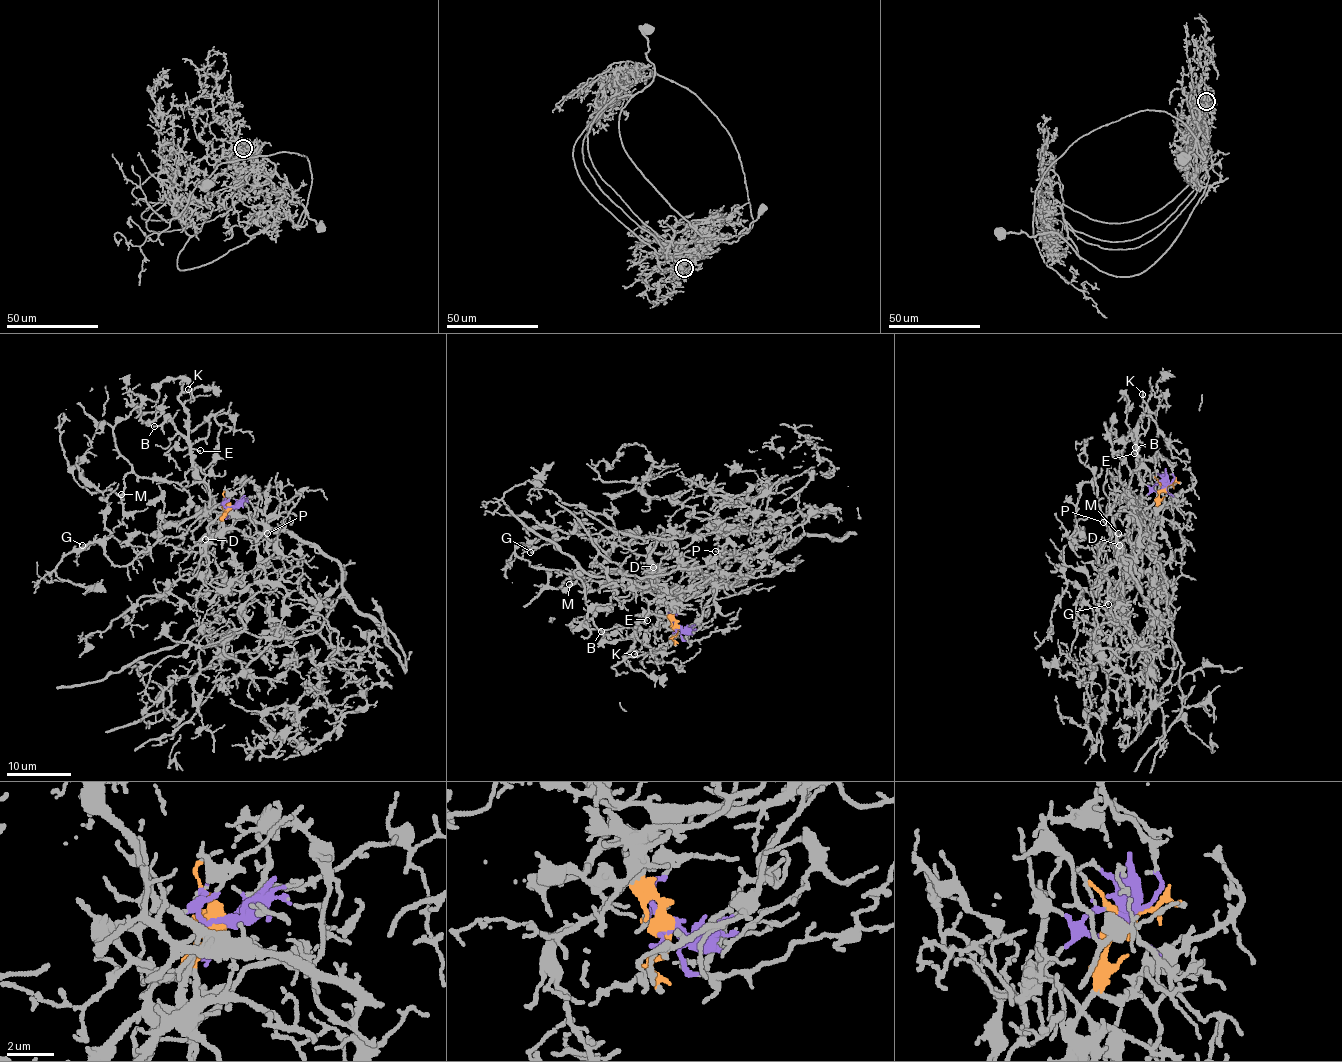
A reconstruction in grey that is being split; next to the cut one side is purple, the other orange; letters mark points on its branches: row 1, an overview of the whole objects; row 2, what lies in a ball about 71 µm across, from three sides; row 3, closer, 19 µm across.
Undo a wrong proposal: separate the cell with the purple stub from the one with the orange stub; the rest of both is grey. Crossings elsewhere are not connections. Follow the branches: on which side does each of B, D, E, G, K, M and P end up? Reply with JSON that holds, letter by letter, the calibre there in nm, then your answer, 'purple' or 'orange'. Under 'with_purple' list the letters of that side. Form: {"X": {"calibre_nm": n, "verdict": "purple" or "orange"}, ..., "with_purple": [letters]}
{"B": {"calibre_nm": 120, "verdict": "purple"}, "D": {"calibre_nm": 110, "verdict": "purple"}, "E": {"calibre_nm": 110, "verdict": "purple"}, "G": {"calibre_nm": 110, "verdict": "purple"}, "K": {"calibre_nm": 130, "verdict": "purple"}, "M": {"calibre_nm": 110, "verdict": "purple"}, "P": {"calibre_nm": 100, "verdict": "orange"}, "with_purple": ["B", "D", "E", "G", "K", "M"]}

